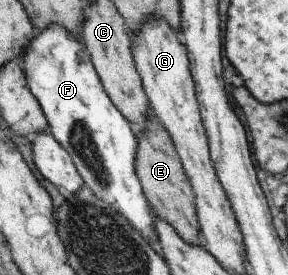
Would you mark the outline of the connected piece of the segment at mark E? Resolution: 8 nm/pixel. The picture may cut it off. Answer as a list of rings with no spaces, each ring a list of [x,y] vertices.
[[[150,109],[147,112],[147,128],[140,135],[136,131],[139,150],[135,158],[135,170],[141,182],[145,198],[147,198],[152,210],[157,217],[167,220],[173,230],[181,236],[183,242],[191,246],[203,246],[201,228],[197,220],[195,210],[195,194],[185,172],[175,145],[169,133],[161,126],[154,112]]]

